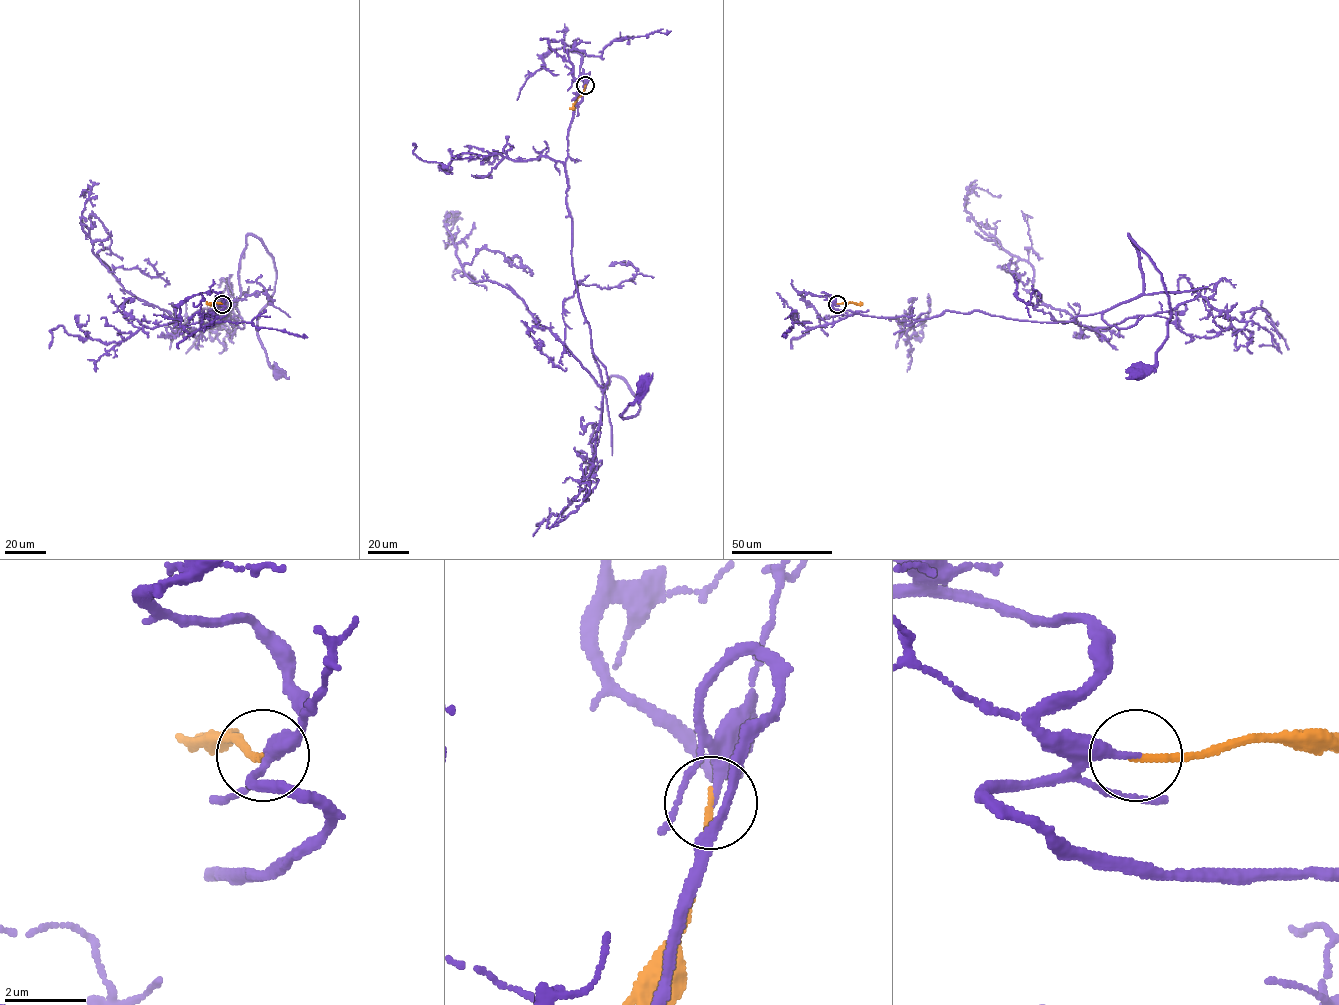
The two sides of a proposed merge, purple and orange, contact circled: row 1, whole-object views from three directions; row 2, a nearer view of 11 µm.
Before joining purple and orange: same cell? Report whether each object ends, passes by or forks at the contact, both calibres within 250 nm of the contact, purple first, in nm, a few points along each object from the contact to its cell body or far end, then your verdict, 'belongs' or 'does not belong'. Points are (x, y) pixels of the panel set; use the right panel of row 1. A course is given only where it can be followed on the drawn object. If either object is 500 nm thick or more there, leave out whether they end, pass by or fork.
purple ends there; orange ends there; 240 nm thick on the purple side, 170 nm on the other; purple runs (837, 304), (1066, 322), (1142, 293), (1128, 234), (1170, 314), (1137, 373); orange runs (837, 304), (861, 304), (860, 301); belongs

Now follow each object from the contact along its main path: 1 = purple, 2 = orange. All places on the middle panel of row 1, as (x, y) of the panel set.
1: (585, 85), (565, 163), (575, 284), (602, 390), (620, 376), (638, 401), (623, 418), (643, 385)
2: (585, 85), (584, 92), (570, 107)

